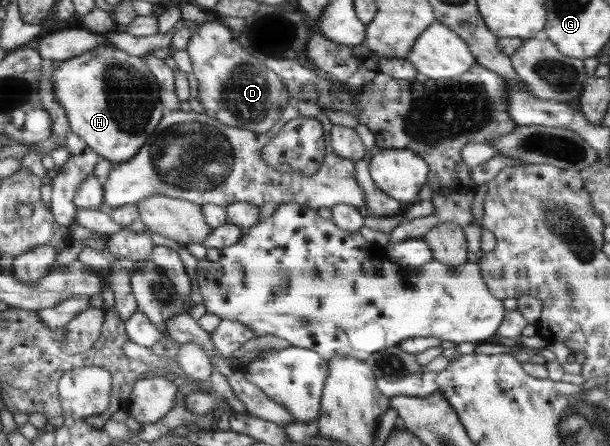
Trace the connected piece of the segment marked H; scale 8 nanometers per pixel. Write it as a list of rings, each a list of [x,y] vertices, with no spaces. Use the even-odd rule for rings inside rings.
[[[100,45],[56,64],[50,79],[56,102],[64,109],[72,133],[78,135],[102,158],[118,164],[130,160],[156,130],[166,114],[158,83],[140,56],[128,55],[112,45]]]

